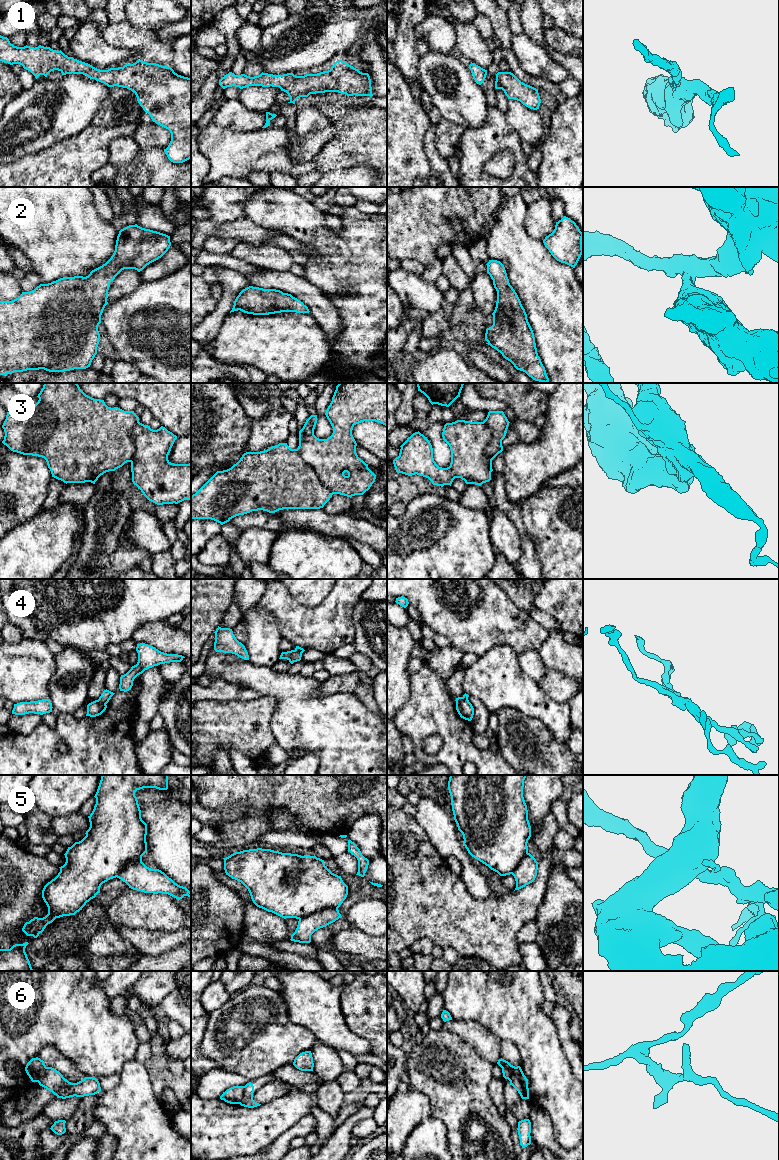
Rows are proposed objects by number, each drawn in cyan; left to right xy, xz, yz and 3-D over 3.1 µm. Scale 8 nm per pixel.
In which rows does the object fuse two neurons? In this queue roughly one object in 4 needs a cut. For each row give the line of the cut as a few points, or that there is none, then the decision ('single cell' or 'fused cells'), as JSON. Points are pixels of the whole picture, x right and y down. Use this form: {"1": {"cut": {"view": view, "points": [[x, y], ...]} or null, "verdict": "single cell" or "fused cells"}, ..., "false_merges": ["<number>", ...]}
{"1": {"cut": null, "verdict": "single cell"}, "2": {"cut": null, "verdict": "single cell"}, "3": {"cut": null, "verdict": "single cell"}, "4": {"cut": {"view": "xy", "points": [[97, 700], [105, 704]]}, "verdict": "fused cells"}, "5": {"cut": null, "verdict": "single cell"}, "6": {"cut": {"view": "xz", "points": [[244, 1086], [242, 1099], [238, 1103]]}, "verdict": "fused cells"}, "false_merges": ["4", "6"]}

